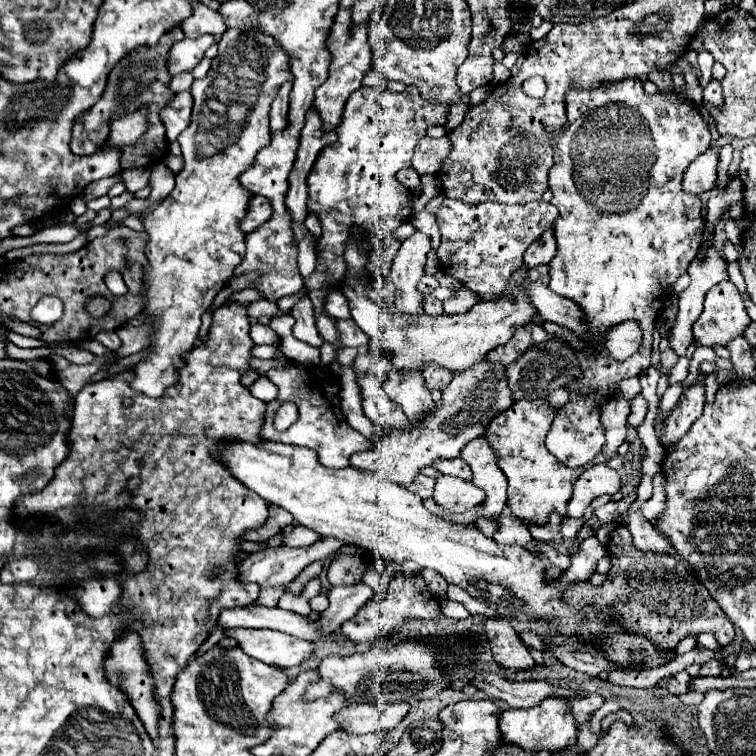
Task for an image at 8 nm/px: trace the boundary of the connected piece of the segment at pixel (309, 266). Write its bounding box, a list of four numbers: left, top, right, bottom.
[298,240,318,280]

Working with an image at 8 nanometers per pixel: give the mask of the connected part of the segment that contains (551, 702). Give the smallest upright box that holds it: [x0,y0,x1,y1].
[500,696,578,752]

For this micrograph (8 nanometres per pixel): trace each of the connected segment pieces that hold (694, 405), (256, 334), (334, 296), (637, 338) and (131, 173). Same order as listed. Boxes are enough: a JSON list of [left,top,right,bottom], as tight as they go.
[[662,382,706,448],[252,324,280,344],[324,289,351,319],[602,320,642,362],[122,168,150,192]]

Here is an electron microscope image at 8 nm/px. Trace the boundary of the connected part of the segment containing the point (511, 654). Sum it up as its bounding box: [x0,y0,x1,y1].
[484,618,534,670]

